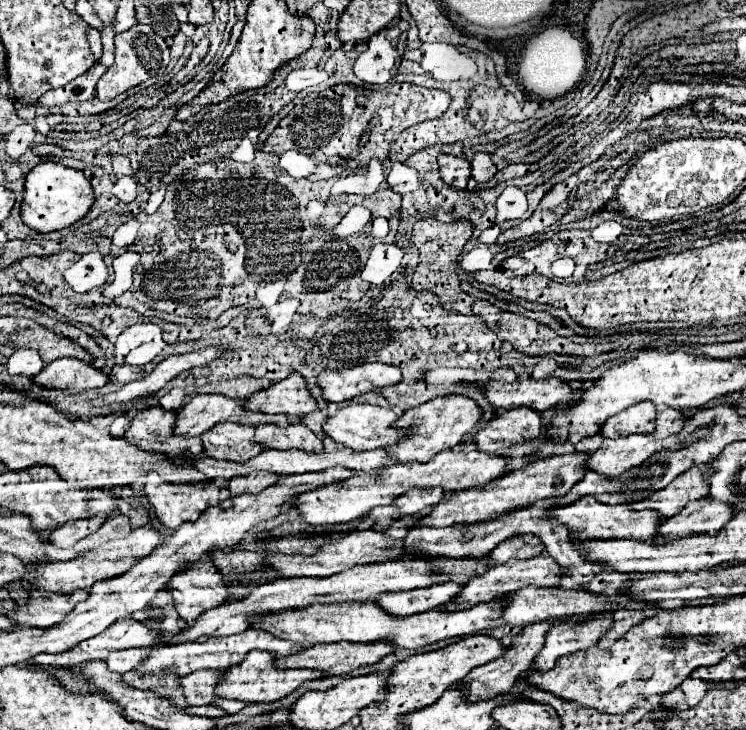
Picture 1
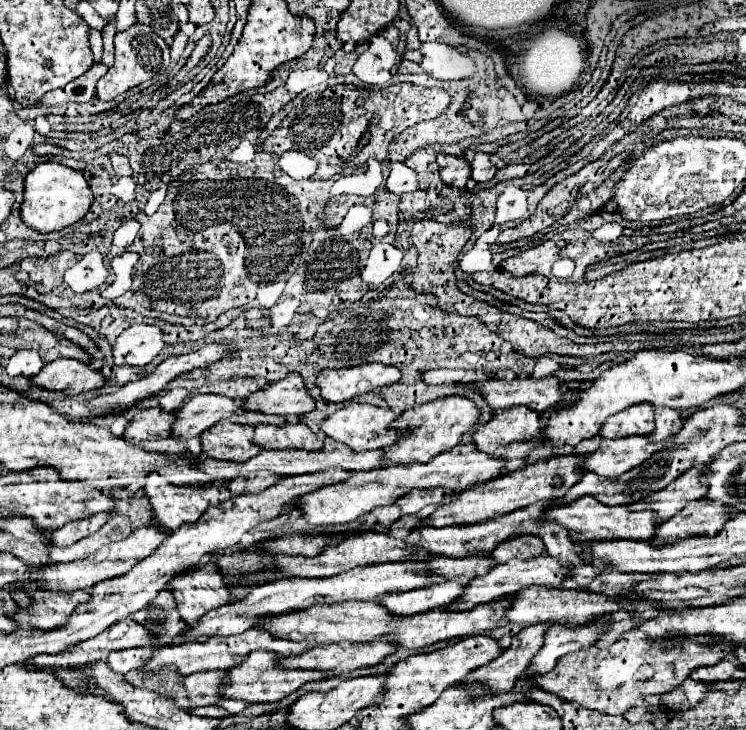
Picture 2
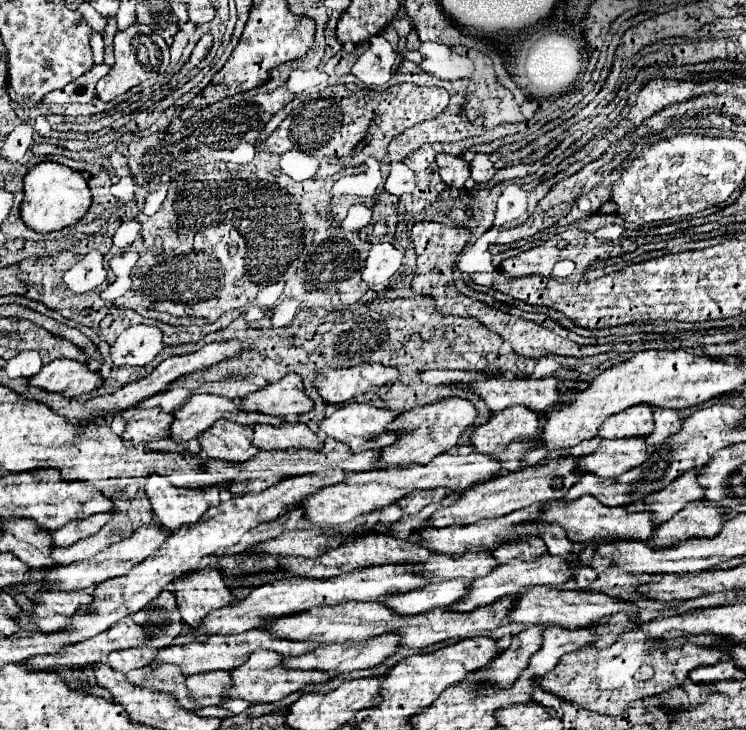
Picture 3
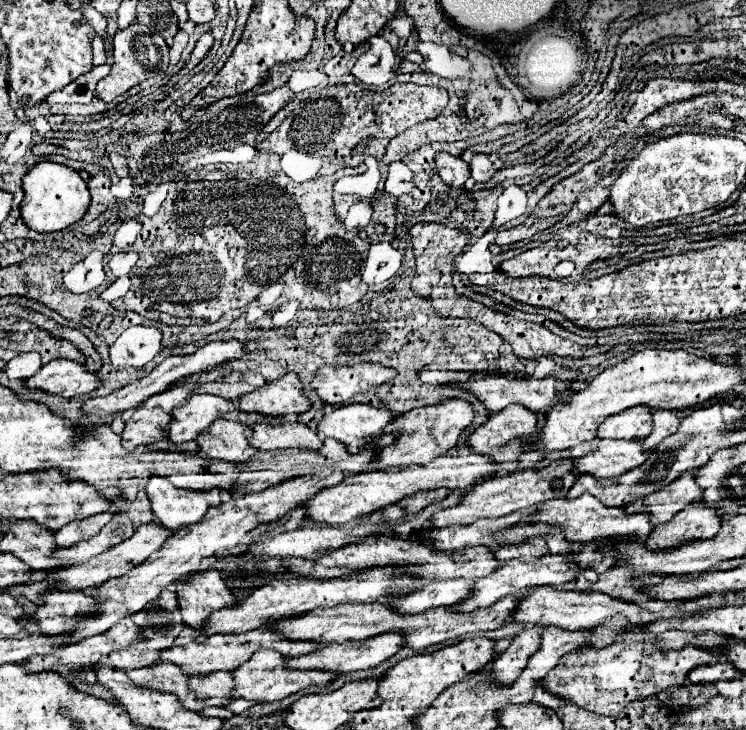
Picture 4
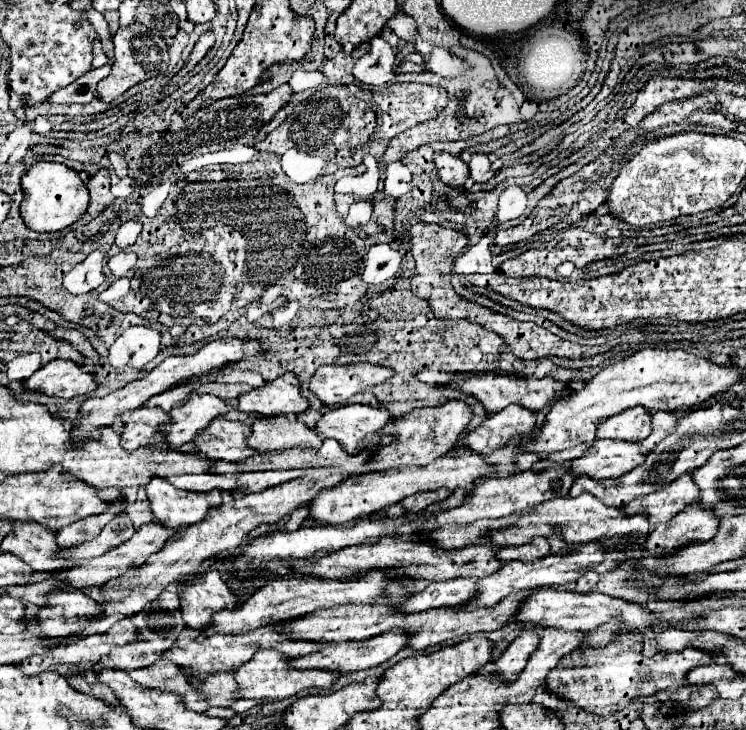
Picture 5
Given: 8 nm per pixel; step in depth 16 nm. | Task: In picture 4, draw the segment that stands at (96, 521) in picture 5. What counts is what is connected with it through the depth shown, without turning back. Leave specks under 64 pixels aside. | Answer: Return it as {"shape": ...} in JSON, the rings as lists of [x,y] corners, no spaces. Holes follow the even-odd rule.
{"shape":[[[112,506],[110,512],[88,516],[84,520],[80,520],[80,522],[72,522],[72,524],[60,528],[58,532],[54,532],[56,544],[60,548],[68,548],[68,546],[74,546],[74,544],[78,544],[82,540],[90,540],[92,536],[100,532],[100,528],[106,522],[109,522],[116,512],[120,512],[120,508],[118,506]]]}

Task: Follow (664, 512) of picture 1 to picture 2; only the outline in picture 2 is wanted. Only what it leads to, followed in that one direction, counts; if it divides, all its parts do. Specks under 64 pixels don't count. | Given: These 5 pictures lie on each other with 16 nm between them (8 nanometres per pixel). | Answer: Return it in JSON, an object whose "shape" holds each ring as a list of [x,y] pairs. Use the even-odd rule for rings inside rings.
{"shape":[[[694,468],[692,472],[684,472],[684,476],[678,476],[668,488],[660,492],[652,492],[652,496],[646,496],[644,500],[638,500],[628,506],[628,510],[652,510],[656,512],[656,522],[662,524],[670,520],[676,512],[680,512],[688,502],[700,500],[706,496],[704,486],[700,484],[700,472],[704,468]]]}

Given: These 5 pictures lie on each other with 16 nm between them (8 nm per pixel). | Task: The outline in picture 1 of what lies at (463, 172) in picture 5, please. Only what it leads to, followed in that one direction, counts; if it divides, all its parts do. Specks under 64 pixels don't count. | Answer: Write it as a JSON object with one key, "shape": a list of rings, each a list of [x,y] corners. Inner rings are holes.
{"shape":[[[440,154],[438,166],[440,166],[440,176],[448,186],[458,188],[458,190],[466,188],[466,182],[470,178],[470,162],[466,158]]]}

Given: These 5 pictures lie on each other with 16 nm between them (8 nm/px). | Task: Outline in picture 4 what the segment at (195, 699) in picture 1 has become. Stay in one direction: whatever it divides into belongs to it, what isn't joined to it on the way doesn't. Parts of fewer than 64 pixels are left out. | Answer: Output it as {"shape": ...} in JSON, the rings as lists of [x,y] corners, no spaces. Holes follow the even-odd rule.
{"shape":[[[212,672],[206,678],[192,676],[188,678],[188,686],[198,698],[206,700],[206,706],[228,706],[234,700],[232,690],[236,684],[230,672]]]}

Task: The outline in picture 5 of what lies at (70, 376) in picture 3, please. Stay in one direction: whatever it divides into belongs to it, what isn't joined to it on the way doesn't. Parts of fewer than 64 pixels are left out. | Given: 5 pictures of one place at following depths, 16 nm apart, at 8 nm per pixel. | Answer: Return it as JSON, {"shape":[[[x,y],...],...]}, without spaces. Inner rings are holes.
{"shape":[[[52,360],[36,370],[28,380],[24,380],[24,388],[28,390],[66,400],[88,394],[96,386],[98,382],[94,380],[94,376],[82,372],[82,366],[70,360]]]}

